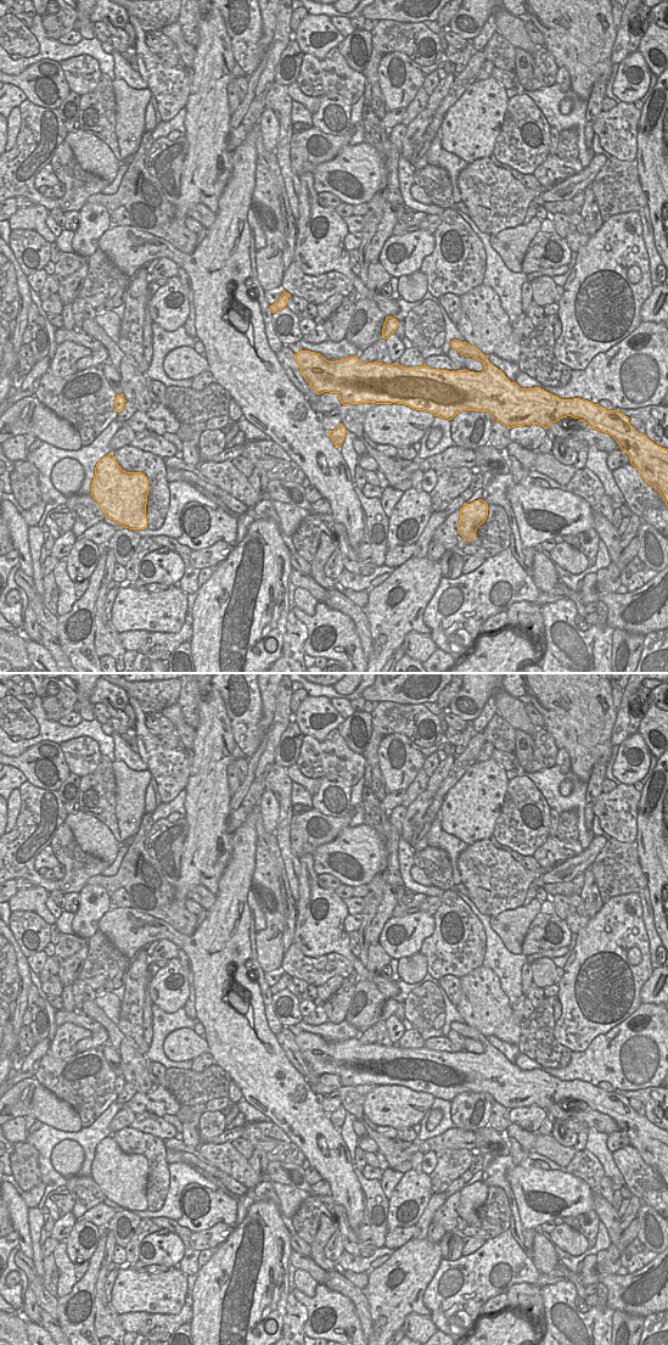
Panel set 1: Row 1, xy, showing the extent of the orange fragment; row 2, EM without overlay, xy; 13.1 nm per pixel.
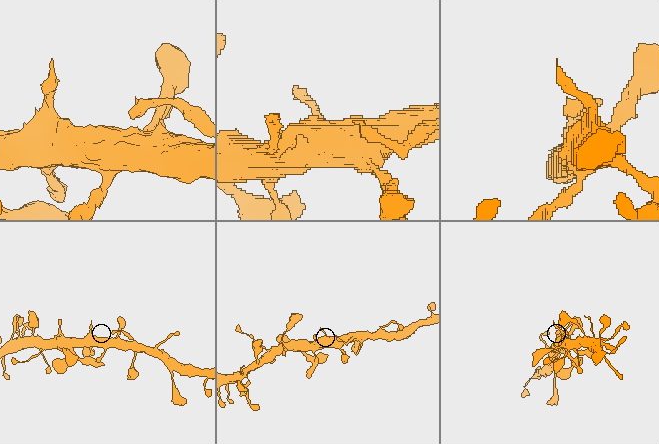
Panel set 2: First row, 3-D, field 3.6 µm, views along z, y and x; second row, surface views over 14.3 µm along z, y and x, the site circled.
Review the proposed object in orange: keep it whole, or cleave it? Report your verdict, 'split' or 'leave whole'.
leave whole

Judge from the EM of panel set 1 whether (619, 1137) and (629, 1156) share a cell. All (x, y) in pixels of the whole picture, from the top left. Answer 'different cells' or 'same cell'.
different cells

